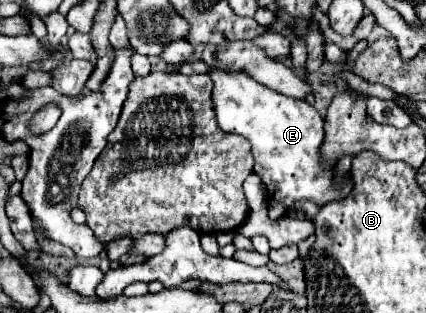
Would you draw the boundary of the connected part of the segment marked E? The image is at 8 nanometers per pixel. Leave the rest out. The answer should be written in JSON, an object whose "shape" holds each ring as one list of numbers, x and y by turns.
{"shape":[[208,66,208,76,214,84,212,102,218,126,224,132,240,134,250,140,256,162,254,172,266,184,270,198,284,198,286,206,302,198,314,200,316,204,326,204,336,198,342,200,350,192,352,182,336,190,332,186,334,170,324,170,320,166,318,148,324,138,324,120,312,104,266,88,244,70]]}

